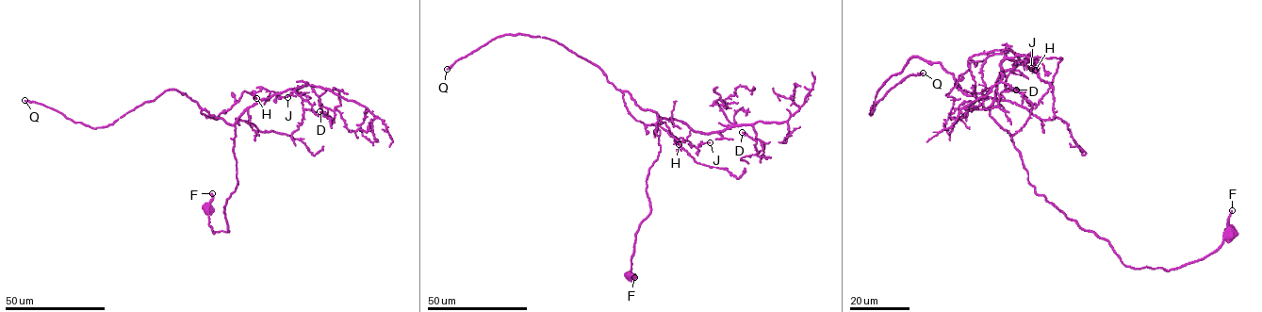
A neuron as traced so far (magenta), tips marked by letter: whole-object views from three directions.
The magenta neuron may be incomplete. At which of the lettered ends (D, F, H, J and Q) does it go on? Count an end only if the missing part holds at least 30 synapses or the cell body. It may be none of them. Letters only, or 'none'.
H, Q

